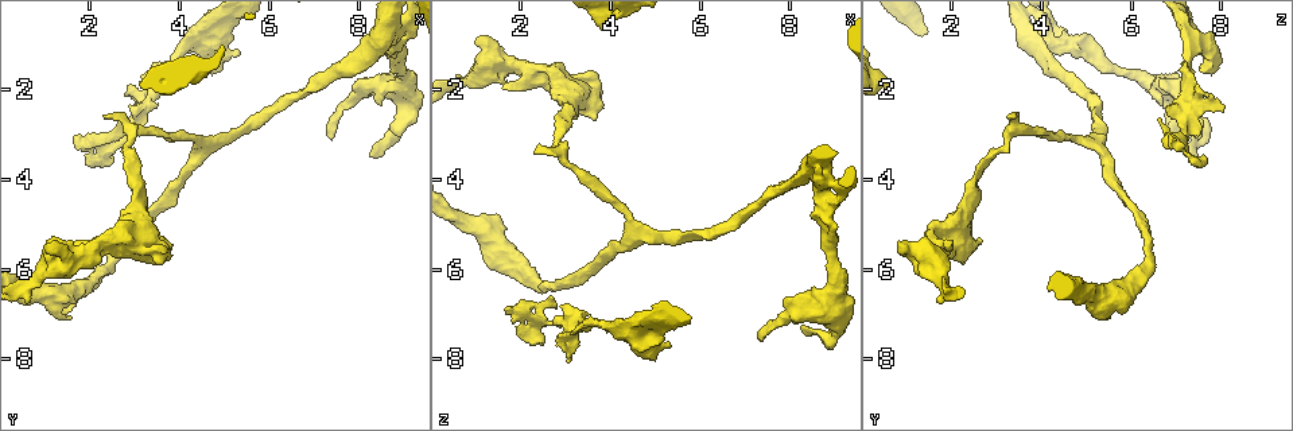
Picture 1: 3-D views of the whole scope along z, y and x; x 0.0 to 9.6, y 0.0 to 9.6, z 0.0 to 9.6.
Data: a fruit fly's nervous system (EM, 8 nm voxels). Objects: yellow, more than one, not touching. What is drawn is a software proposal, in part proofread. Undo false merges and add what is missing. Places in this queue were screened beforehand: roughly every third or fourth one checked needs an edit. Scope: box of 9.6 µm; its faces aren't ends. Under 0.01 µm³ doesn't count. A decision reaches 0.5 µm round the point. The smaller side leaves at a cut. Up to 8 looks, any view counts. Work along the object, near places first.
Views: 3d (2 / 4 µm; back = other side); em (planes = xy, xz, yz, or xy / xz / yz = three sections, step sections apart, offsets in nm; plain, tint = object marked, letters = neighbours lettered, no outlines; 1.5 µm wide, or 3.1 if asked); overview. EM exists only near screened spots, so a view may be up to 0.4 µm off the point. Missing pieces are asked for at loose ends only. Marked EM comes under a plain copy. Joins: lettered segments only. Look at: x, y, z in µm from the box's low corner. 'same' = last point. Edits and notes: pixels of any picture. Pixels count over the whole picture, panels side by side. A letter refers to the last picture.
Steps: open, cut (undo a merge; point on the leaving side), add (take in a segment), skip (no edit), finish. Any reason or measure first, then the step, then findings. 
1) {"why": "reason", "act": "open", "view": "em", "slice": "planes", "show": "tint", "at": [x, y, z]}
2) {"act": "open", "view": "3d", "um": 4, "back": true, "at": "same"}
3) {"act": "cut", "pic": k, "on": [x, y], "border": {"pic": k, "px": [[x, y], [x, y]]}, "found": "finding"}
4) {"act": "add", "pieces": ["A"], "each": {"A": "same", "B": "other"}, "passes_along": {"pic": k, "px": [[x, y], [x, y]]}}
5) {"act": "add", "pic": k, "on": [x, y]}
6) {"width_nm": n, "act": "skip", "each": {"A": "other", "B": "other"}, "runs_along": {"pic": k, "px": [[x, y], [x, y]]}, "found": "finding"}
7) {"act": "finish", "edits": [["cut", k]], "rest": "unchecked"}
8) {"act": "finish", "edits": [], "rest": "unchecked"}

{"why": "branch stops here", "act": "open", "view": "em", "slice": "planes", "show": "letters", "at": [8.45, 2.30, 6.65]}

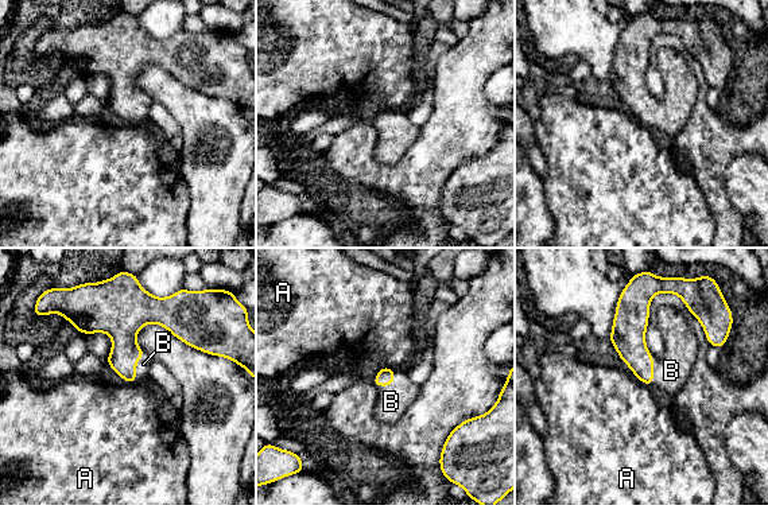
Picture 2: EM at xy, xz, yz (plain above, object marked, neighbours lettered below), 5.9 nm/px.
{"act": "add", "pieces": ["B"], "each": {"A": "other", "B": "same"}, "found": "the neuron continues"}

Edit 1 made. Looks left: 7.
{"act": "open", "view": "overview"}

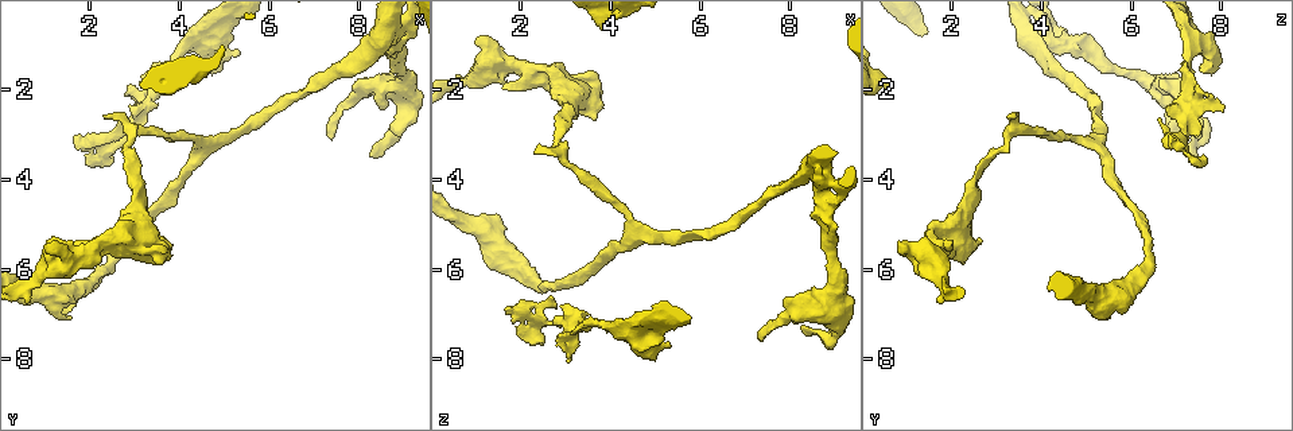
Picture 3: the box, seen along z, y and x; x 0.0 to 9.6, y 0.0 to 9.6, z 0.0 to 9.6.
{"why": "branch stops here", "act": "open", "view": "em", "slice": "planes", "show": "letters", "at": [5.25, 1.15, 7.65]}

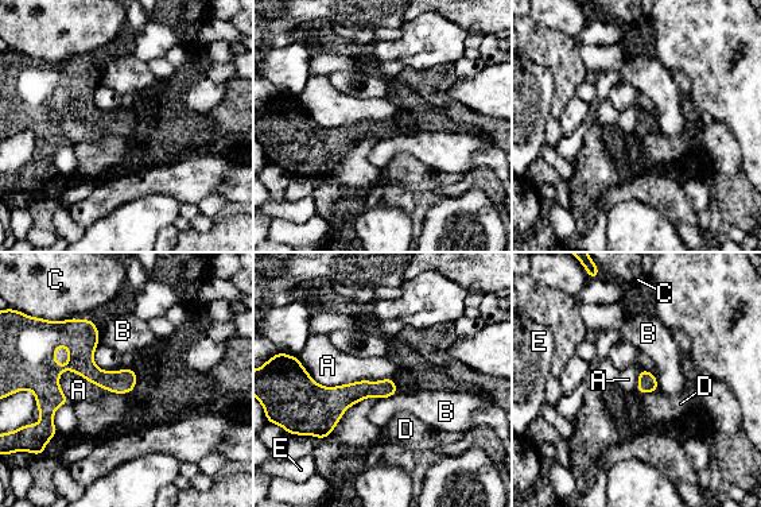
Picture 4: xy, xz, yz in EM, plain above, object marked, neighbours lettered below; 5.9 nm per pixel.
{"width_nm": 110, "act": "skip", "each": {"A": "other", "B": "other", "C": "other", "D": "other", "E": "other"}, "border": {"pic": 4, "px": [[296, 356], [325, 386], [391, 378]]}, "found": "none of them fits"}

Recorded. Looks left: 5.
{"act": "finish", "edits": [["add", 2]], "rest": "unchecked"}

